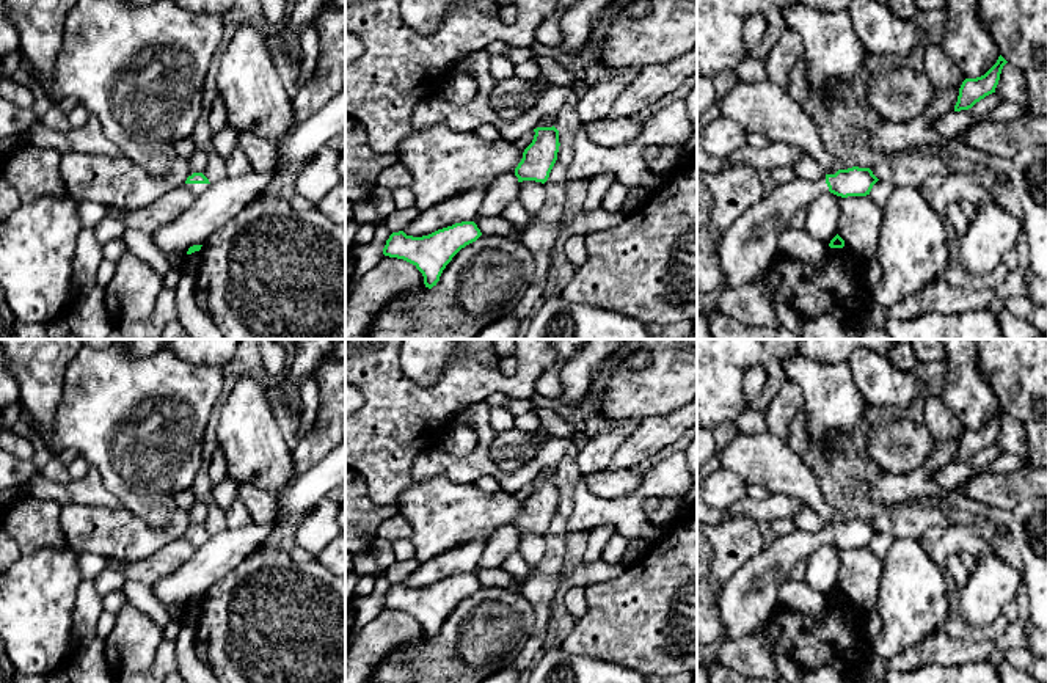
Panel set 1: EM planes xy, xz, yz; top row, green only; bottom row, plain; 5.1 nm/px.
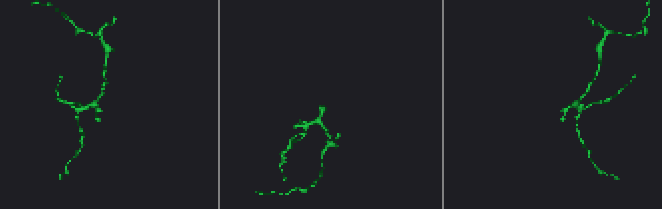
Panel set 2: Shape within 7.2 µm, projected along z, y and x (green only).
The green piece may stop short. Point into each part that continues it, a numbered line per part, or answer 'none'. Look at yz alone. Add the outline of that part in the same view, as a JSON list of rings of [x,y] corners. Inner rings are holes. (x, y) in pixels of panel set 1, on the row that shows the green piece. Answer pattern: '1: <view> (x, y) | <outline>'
1: yz (744, 252) | [[[826,174],[818,181],[796,176],[738,217],[716,247],[720,284],[738,289],[757,281],[779,254],[780,237],[794,215],[827,192]]]

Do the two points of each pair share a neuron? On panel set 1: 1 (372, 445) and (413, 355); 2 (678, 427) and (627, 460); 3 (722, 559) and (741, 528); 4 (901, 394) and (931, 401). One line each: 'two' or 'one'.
1: two
2: one
3: one
4: two

